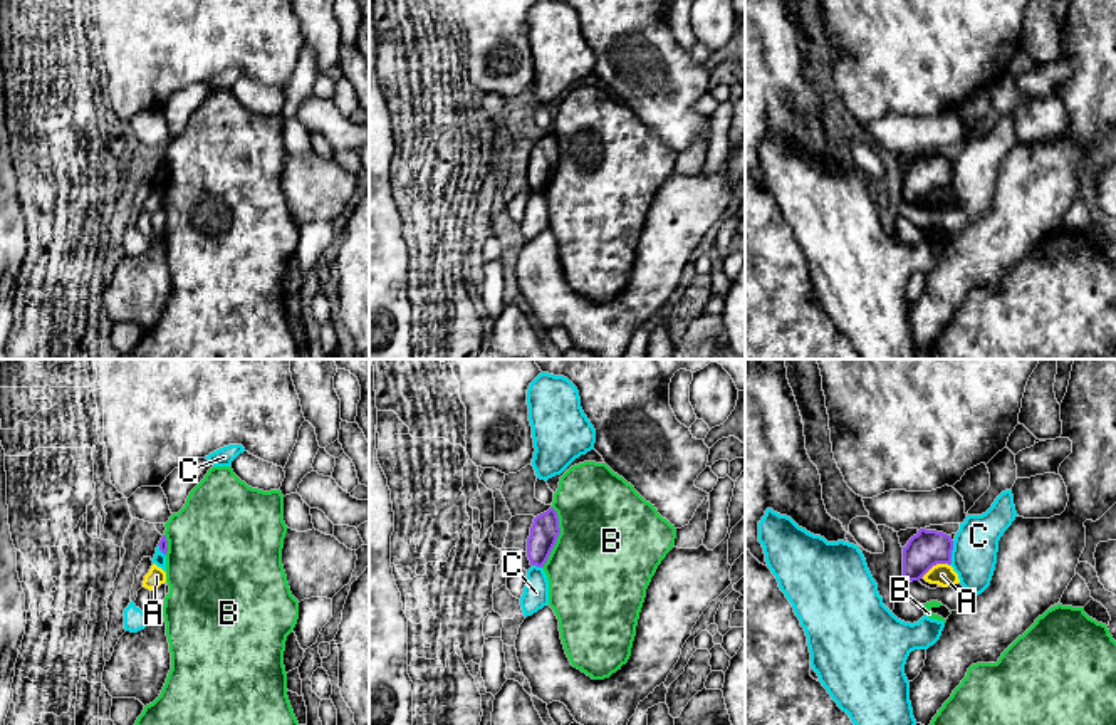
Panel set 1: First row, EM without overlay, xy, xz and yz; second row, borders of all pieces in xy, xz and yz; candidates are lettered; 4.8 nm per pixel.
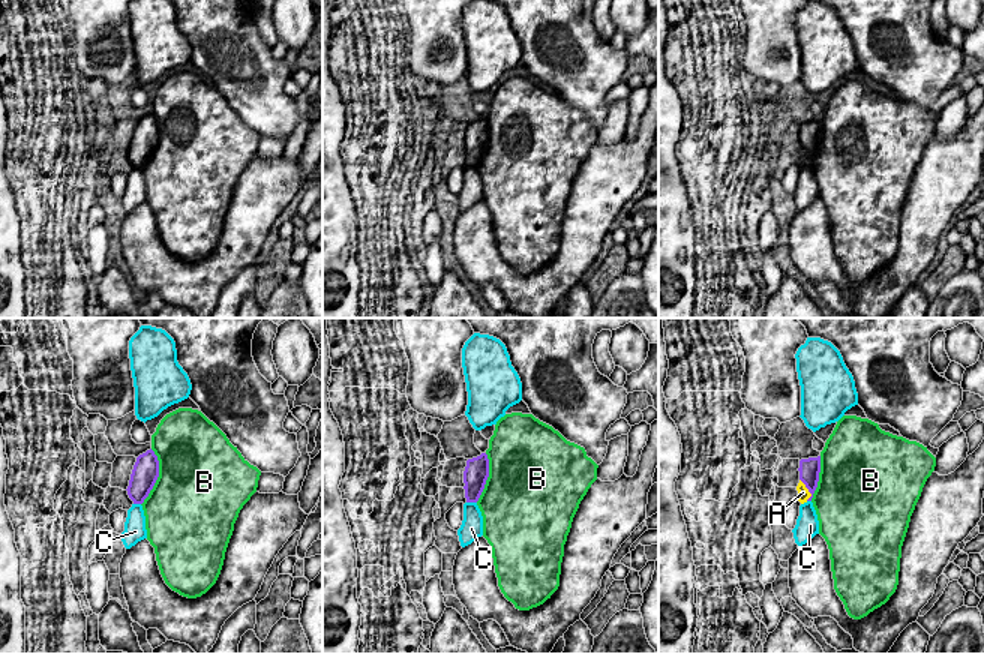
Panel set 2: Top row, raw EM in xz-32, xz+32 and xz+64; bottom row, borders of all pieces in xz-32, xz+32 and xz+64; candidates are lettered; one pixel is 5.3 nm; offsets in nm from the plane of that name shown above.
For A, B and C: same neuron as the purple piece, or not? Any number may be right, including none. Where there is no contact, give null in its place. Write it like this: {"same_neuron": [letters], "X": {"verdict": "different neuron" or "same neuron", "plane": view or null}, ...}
{"same_neuron": [], "A": {"verdict": "different neuron", "plane": "yz"}, "B": {"verdict": "different neuron", "plane": "xz"}, "C": {"verdict": "different neuron", "plane": "yz"}}

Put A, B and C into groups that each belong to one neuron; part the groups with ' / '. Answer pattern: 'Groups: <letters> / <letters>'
Groups: A / B / C

